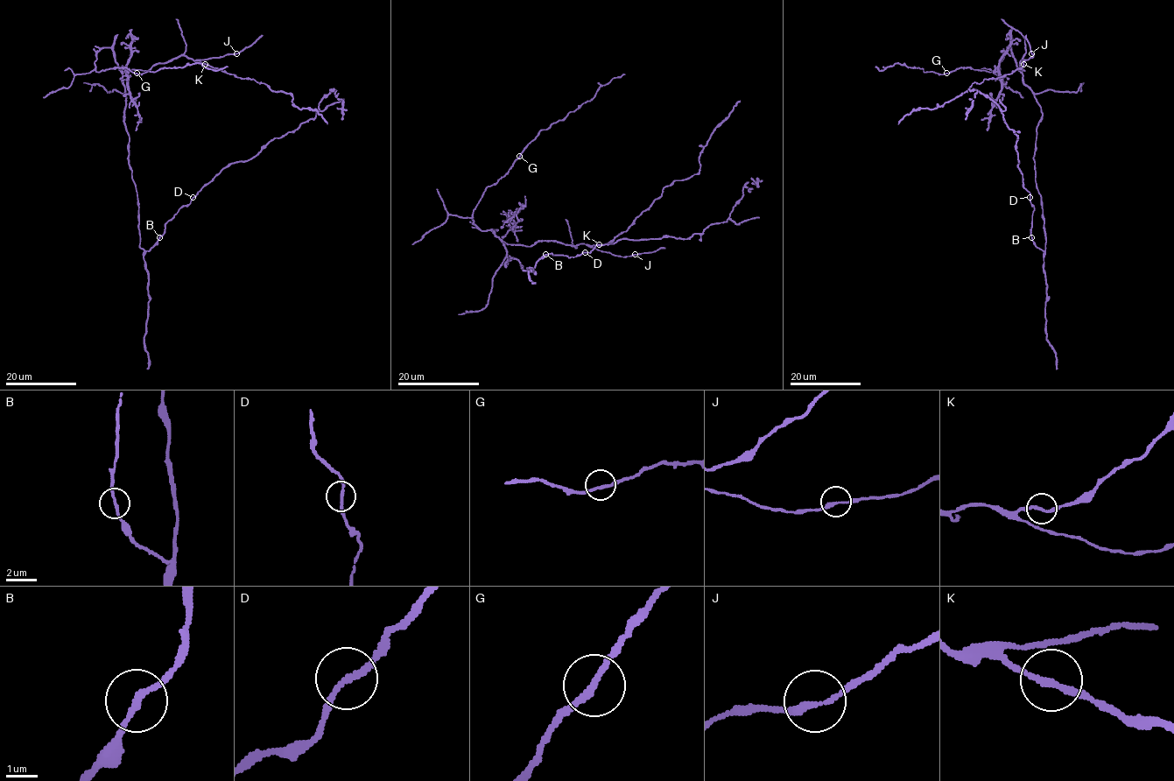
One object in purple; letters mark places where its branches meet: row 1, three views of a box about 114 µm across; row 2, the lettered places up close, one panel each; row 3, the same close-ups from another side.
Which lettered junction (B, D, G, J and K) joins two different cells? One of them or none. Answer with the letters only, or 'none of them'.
none of them

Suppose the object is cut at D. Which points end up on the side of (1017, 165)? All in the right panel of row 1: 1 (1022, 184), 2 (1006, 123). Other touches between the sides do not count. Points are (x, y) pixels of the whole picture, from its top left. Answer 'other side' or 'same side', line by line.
1: same side
2: same side

